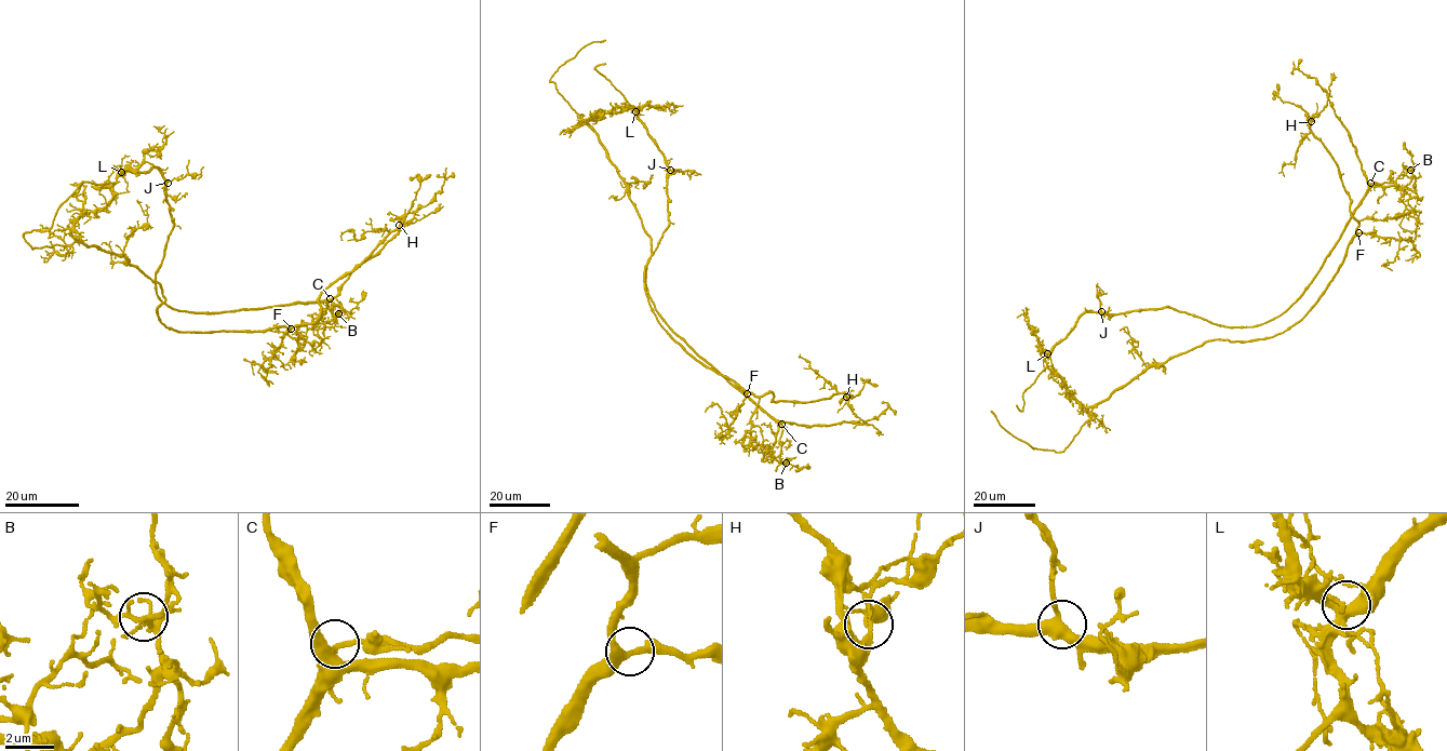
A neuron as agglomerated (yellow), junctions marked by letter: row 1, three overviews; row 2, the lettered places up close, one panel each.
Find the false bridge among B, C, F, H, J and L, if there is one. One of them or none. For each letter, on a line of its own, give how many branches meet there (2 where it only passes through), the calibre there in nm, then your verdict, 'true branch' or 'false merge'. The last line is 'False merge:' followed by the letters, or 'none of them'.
B: 7 | 240 nm | true branch
C: 3 | 380 nm | true branch
F: 3 | 320 nm | true branch
H: 3 | 120 nm | false merge
J: 3 | 360 nm | true branch
L: 3 | 400 nm | true branch
False merge: H

